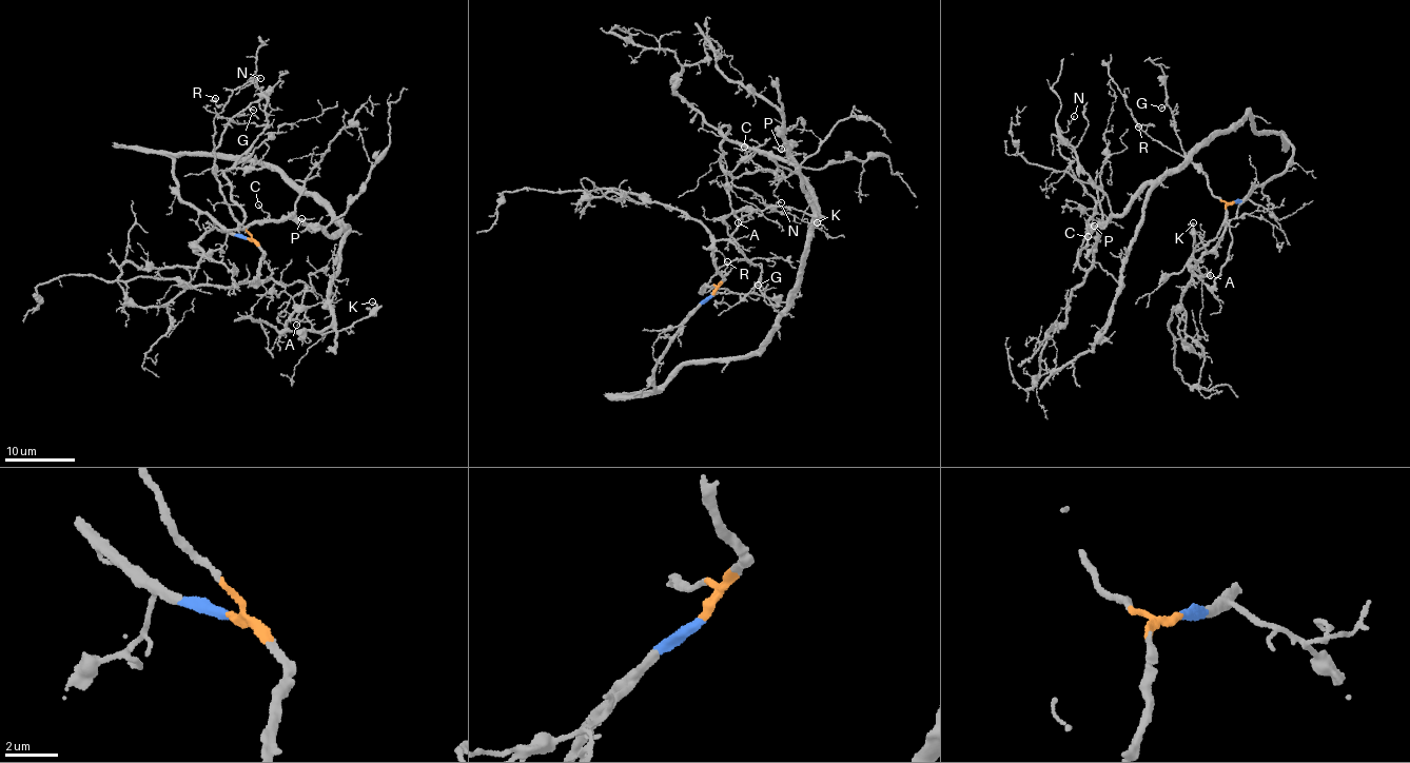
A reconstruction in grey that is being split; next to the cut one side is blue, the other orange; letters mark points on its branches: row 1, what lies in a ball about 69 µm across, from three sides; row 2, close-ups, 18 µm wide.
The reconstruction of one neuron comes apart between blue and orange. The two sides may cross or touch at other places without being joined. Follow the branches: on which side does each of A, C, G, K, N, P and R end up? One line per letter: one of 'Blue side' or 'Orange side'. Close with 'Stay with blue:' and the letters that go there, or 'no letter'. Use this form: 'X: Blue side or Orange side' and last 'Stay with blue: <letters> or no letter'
A: Orange side
C: Blue side
G: Orange side
K: Orange side
N: Blue side
P: Blue side
R: Orange side
Stay with blue: C, N, P

